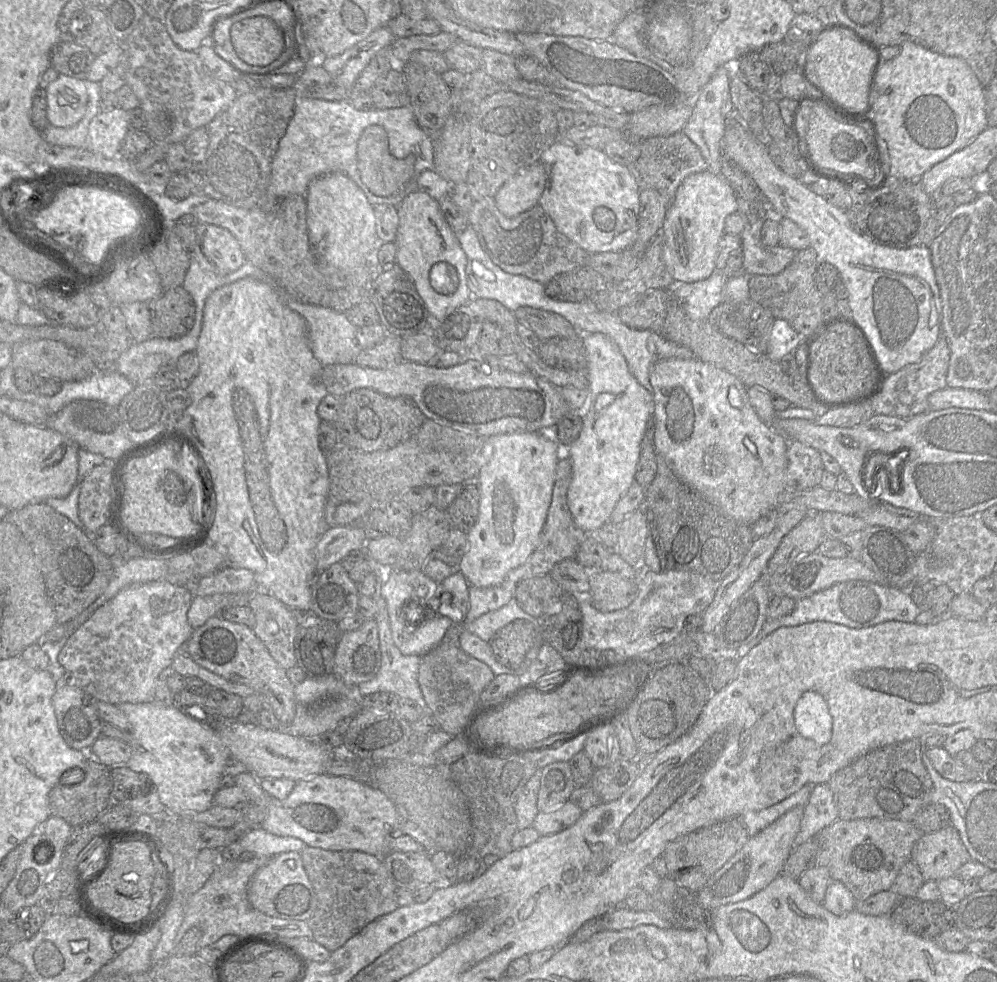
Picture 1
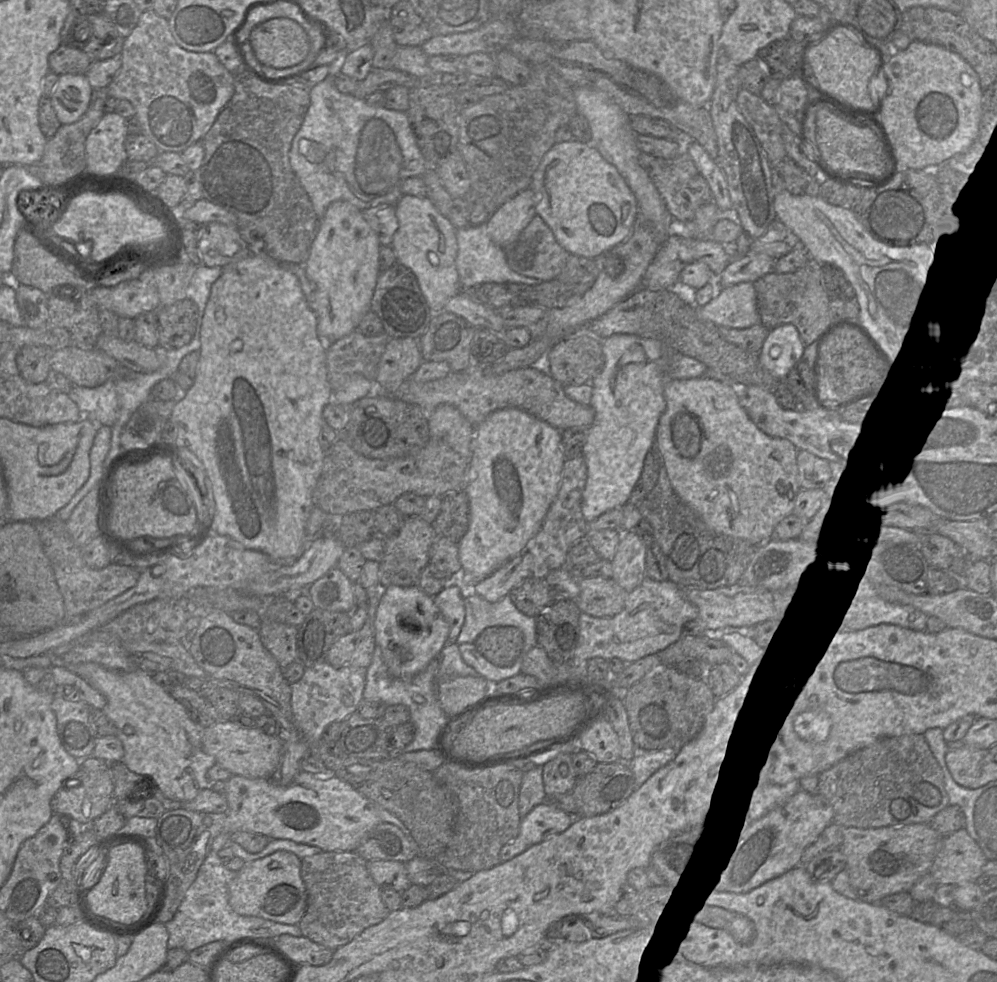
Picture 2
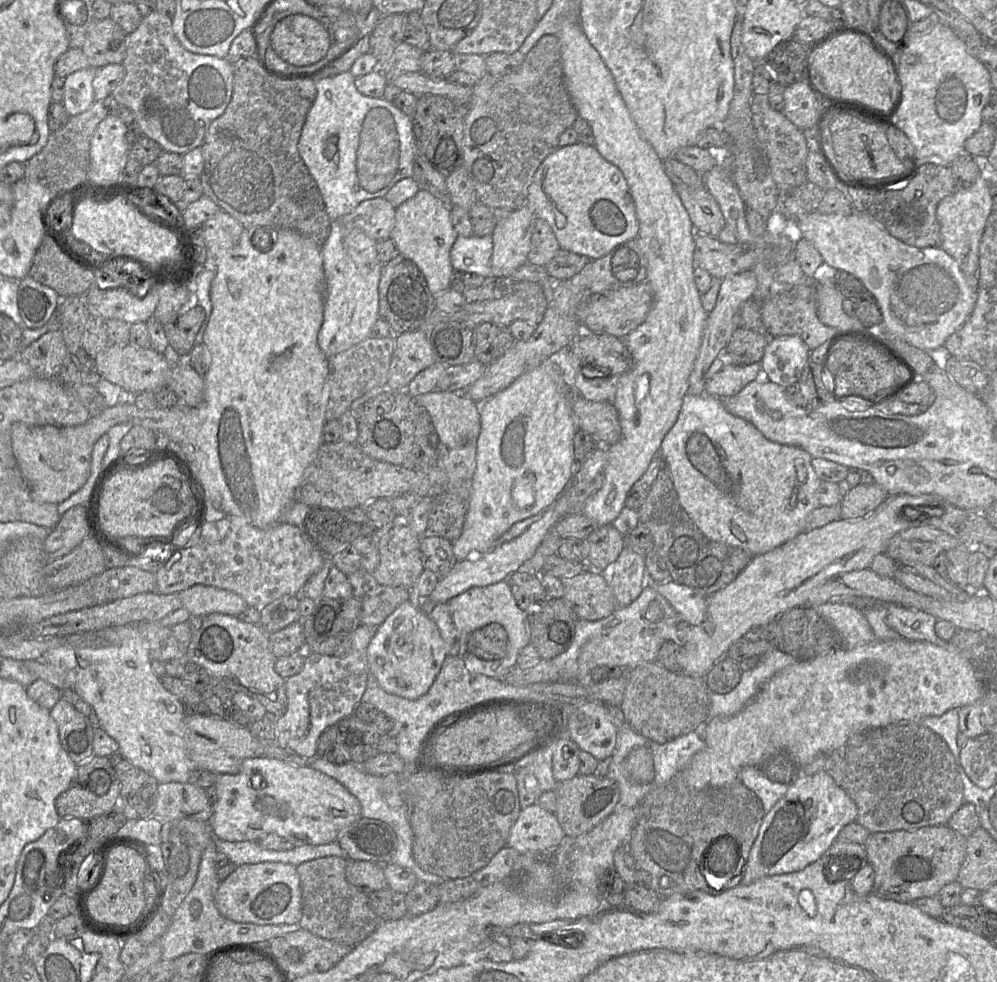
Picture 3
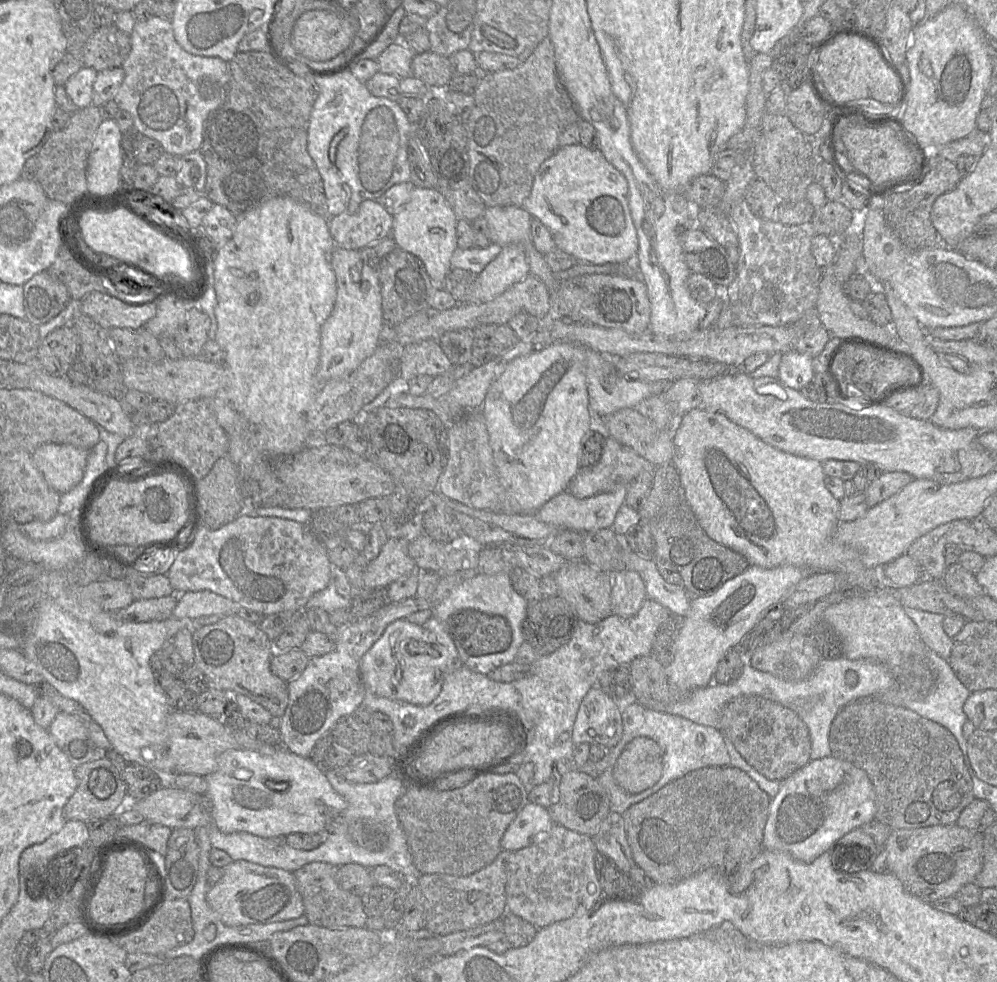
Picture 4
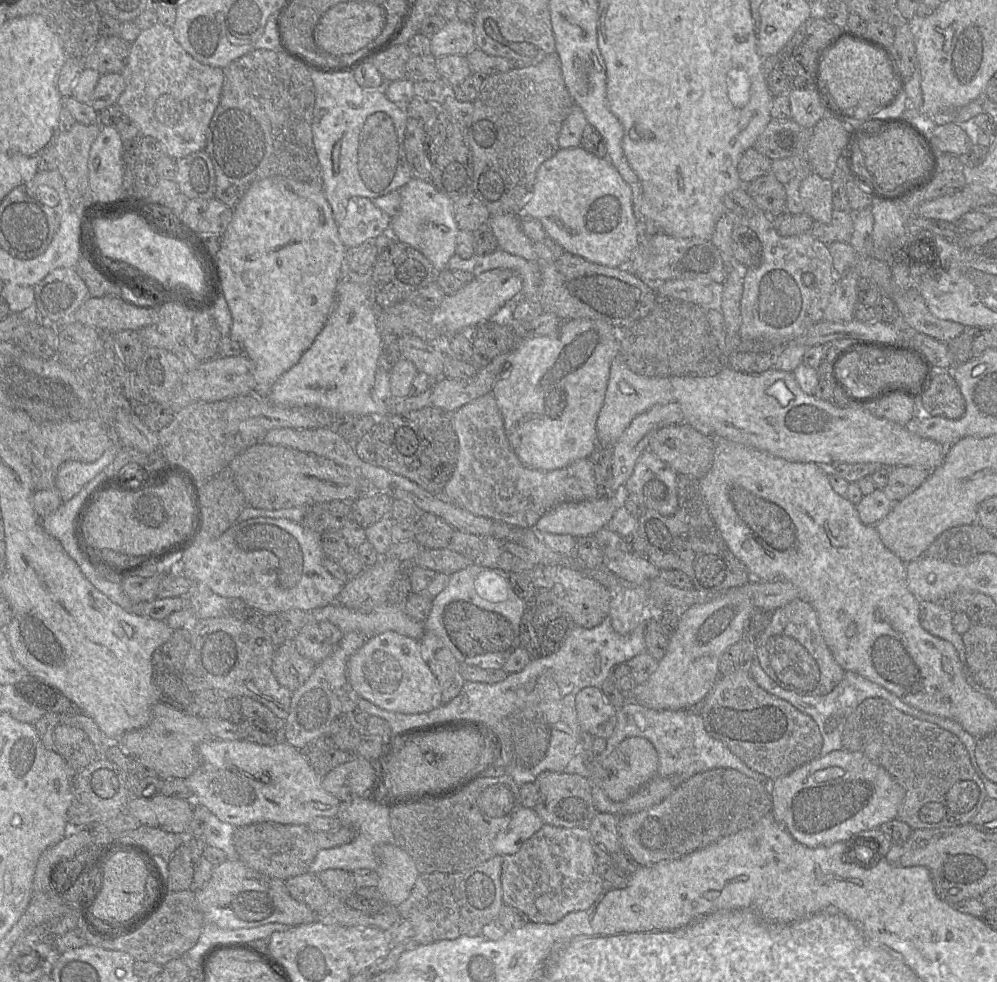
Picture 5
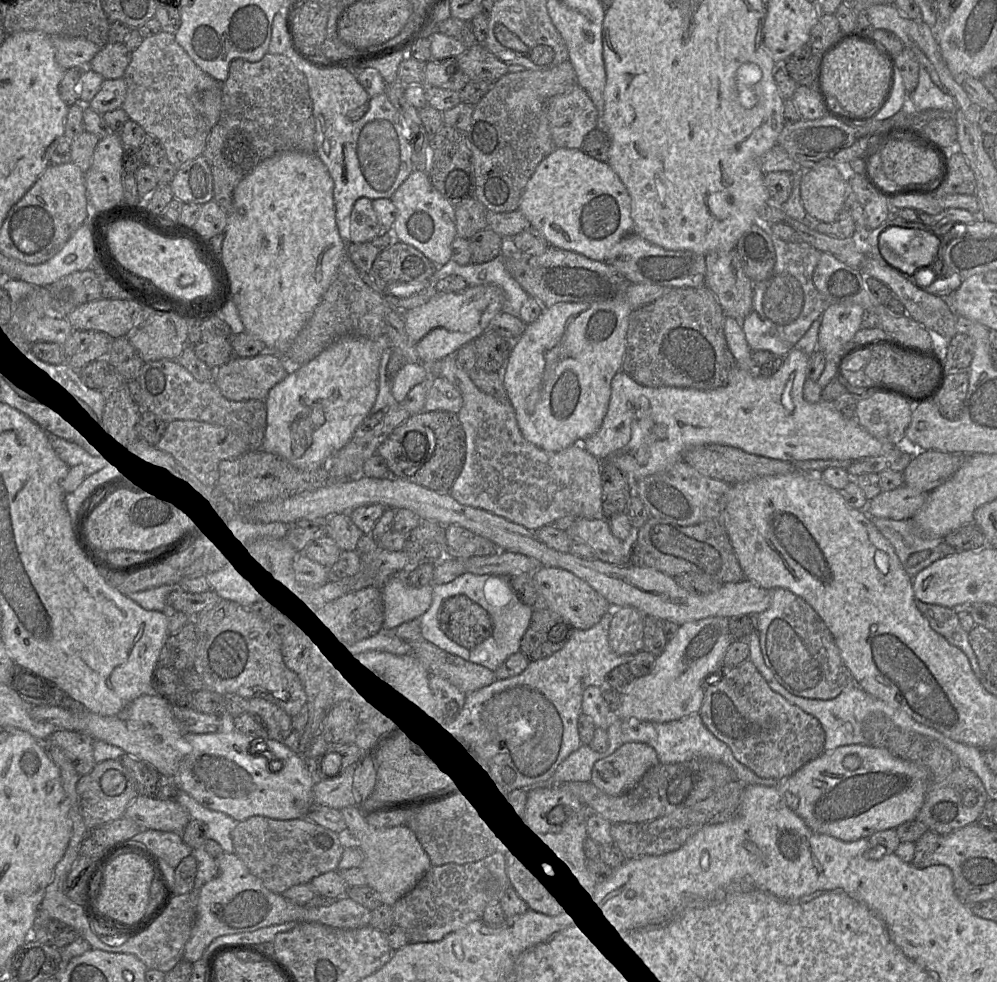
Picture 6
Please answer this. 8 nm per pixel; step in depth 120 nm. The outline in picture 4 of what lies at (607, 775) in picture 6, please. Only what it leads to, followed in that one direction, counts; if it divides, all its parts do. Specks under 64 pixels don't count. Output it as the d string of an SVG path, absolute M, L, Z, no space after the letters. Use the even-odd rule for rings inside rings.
M643 736L624 747L613 768L615 782L630 794L652 787L661 774L661 749L654 740Z

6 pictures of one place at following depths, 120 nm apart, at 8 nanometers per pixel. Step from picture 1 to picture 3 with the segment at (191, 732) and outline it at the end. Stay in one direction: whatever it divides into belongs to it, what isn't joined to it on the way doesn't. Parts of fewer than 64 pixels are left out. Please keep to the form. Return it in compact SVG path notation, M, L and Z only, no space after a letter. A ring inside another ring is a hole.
M127 624L123 626L117 626L112 628L106 628L98 631L87 631L96 633L102 640L106 640L106 643L111 643L105 646L98 647L75 647L69 644L63 644L59 647L48 650L40 659L50 666L65 683L65 688L75 691L85 702L87 702L95 711L99 722L100 728L103 729L110 737L112 737L119 744L119 754L125 758L128 762L137 768L142 769L150 776L154 777L158 783L187 783L191 773L196 770L193 762L188 756L184 735L184 721L186 715L183 711L183 707L177 697L167 690L162 684L161 680L154 674L151 667L151 659L149 654L149 642L146 638L142 637L138 631L138 624Z

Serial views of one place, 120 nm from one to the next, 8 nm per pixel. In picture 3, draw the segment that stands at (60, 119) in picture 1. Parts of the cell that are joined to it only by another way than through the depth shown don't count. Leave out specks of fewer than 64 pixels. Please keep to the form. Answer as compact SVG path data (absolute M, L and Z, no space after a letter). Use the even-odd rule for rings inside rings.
M85 68L65 78L62 104L69 116L83 113L94 103L95 97L92 87L94 76L94 69Z

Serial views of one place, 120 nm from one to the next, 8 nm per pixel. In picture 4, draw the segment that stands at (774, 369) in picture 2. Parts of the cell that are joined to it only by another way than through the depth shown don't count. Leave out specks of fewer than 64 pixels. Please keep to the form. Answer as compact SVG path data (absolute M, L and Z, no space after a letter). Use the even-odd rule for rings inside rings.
M795 350L782 353L777 377L790 388L799 391L814 374L812 357Z

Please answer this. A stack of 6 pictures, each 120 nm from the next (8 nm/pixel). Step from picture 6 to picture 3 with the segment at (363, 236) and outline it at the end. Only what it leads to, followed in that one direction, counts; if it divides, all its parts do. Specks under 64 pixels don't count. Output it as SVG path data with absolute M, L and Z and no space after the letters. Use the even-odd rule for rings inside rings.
M373 198L362 201L352 212L334 221L379 241L390 238L395 224L395 210L385 198Z

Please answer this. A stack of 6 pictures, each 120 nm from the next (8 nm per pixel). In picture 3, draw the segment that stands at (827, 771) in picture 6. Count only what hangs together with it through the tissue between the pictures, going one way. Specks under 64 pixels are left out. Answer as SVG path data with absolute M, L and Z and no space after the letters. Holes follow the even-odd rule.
M799 770L789 784L786 794L764 816L740 883L749 885L766 876L787 874L804 869L817 861L832 846L844 826L855 822L857 813L855 802L826 771L805 775Z

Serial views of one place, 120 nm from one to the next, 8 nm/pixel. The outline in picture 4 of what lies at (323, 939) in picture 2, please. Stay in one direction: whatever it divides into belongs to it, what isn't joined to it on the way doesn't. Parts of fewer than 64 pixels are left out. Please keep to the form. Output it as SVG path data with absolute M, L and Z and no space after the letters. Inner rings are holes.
M311 862L293 872L296 887L302 897L304 915L309 924L328 929L366 928L367 914L362 899L342 889L336 880L339 867L325 862Z

